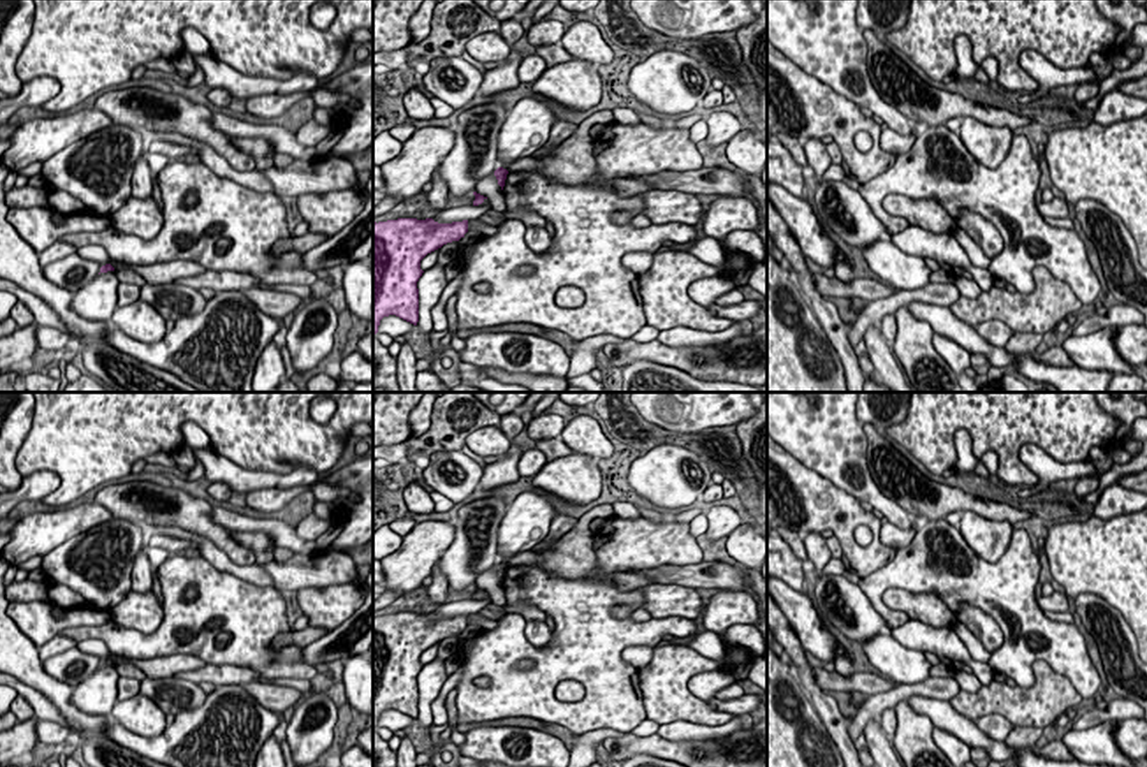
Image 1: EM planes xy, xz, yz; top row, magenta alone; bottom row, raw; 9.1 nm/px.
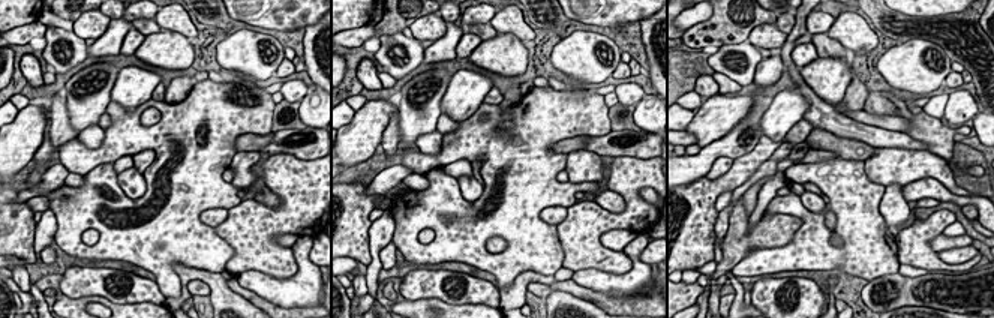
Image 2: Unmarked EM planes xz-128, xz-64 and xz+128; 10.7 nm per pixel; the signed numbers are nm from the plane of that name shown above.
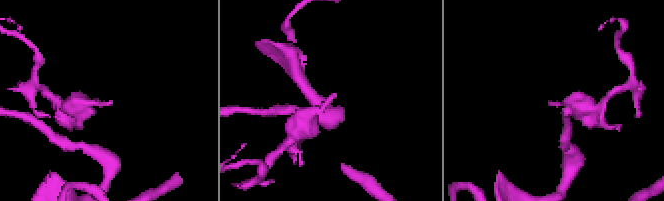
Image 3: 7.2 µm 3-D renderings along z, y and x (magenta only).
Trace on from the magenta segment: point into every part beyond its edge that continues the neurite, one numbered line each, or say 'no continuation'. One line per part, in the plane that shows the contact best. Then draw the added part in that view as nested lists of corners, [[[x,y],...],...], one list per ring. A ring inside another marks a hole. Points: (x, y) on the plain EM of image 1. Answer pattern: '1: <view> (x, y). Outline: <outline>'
no continuation

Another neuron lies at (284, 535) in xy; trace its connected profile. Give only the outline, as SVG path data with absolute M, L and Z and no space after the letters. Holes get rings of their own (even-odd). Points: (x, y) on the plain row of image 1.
M222 507L215 508L211 517L216 524L230 531L262 531L271 537L278 547L290 549L294 554L311 554L317 551L317 542L301 538L296 533L296 526L280 519L255 519Z

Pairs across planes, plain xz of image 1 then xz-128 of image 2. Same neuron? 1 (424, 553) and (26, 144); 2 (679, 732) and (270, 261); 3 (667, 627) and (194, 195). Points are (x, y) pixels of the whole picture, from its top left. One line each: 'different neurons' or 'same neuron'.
1: same neuron
2: different neurons
3: same neuron

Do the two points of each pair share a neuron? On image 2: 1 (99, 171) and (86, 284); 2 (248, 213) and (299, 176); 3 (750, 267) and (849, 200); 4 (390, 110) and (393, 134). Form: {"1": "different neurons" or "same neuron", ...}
{"1": "different neurons", "2": "same neuron", "3": "same neuron", "4": "different neurons"}

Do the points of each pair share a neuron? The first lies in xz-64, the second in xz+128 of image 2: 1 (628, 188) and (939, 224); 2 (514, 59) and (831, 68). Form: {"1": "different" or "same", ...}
{"1": "same", "2": "same"}

